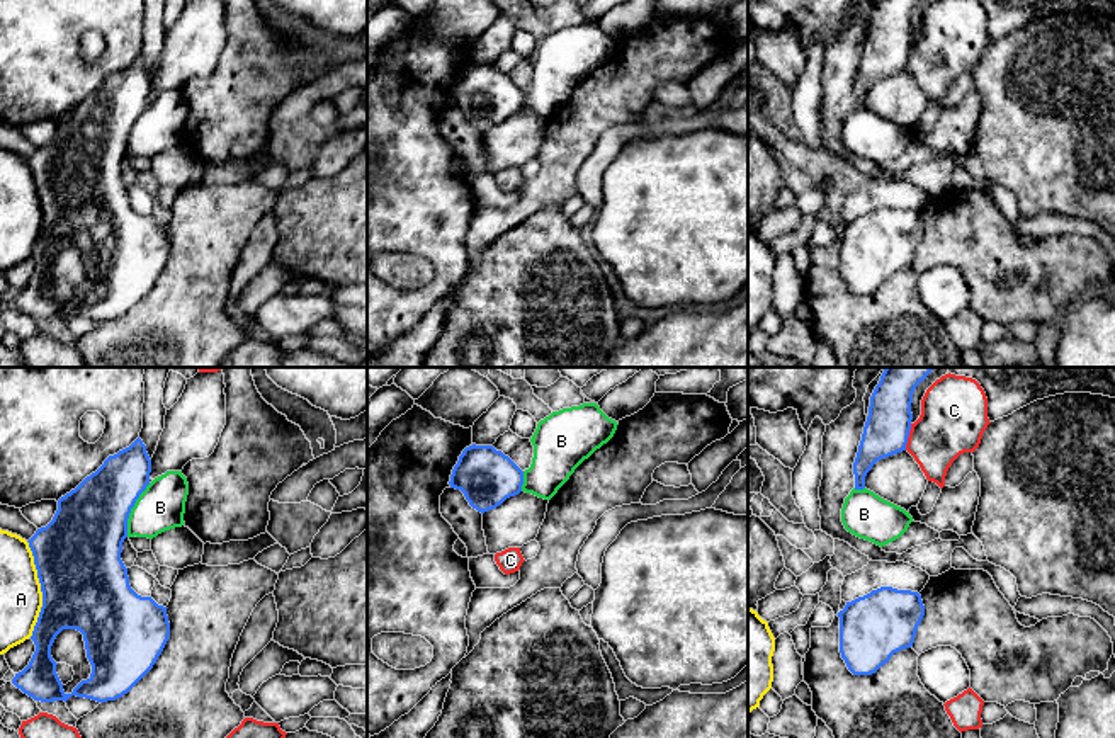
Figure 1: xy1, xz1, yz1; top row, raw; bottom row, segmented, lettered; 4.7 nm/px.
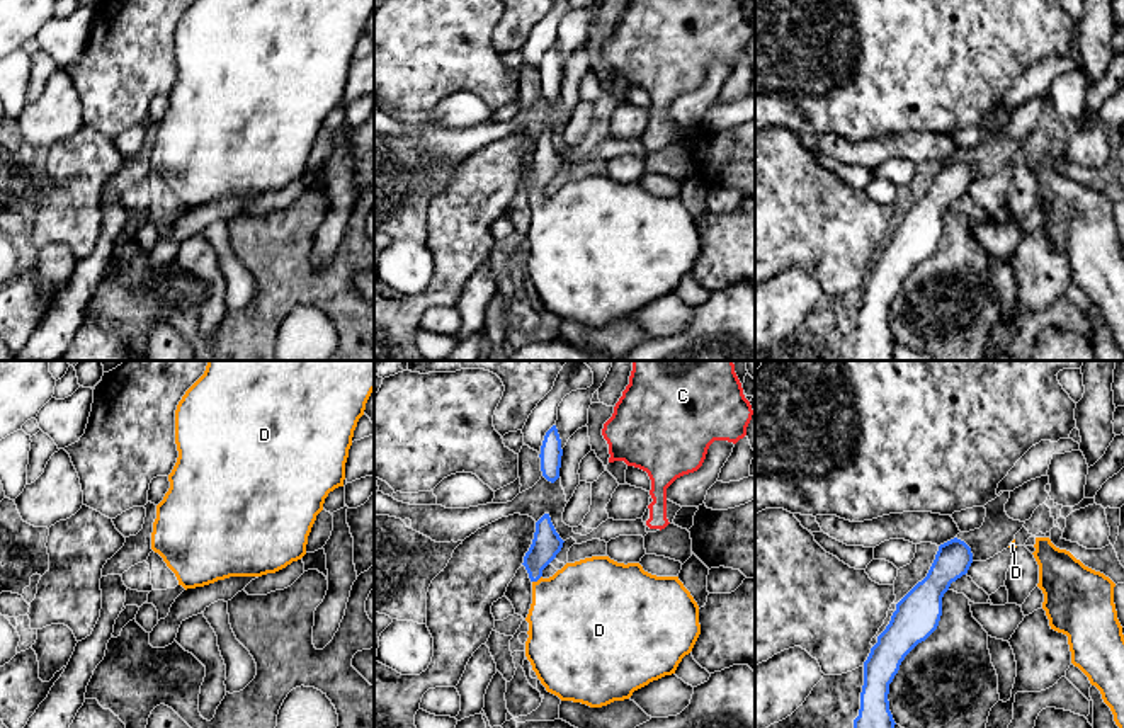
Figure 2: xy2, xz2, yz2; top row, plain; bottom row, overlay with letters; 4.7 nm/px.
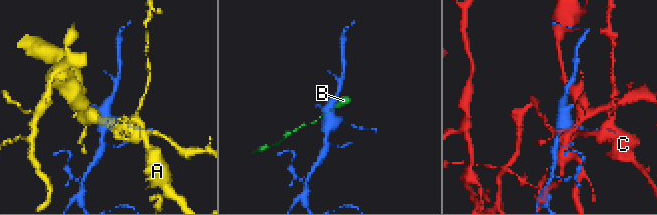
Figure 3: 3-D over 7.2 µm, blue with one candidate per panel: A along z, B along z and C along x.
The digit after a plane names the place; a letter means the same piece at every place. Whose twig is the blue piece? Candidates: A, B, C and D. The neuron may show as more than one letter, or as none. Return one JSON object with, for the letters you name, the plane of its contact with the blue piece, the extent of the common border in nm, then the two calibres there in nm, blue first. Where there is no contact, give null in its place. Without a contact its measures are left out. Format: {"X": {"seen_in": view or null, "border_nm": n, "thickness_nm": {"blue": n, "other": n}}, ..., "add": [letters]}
{"D": {"seen_in": "xz2", "border_nm": 60, "thickness_nm": {"blue": 140, "other": 440}}, "add": ["D"]}

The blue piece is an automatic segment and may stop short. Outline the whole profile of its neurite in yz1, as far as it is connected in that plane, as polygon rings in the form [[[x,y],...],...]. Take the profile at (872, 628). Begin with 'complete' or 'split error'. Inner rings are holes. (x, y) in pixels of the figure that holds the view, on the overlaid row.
complete | [[[880,587],[846,602],[840,617],[840,653],[853,675],[872,675],[891,656],[911,648],[925,605],[911,590]]]

